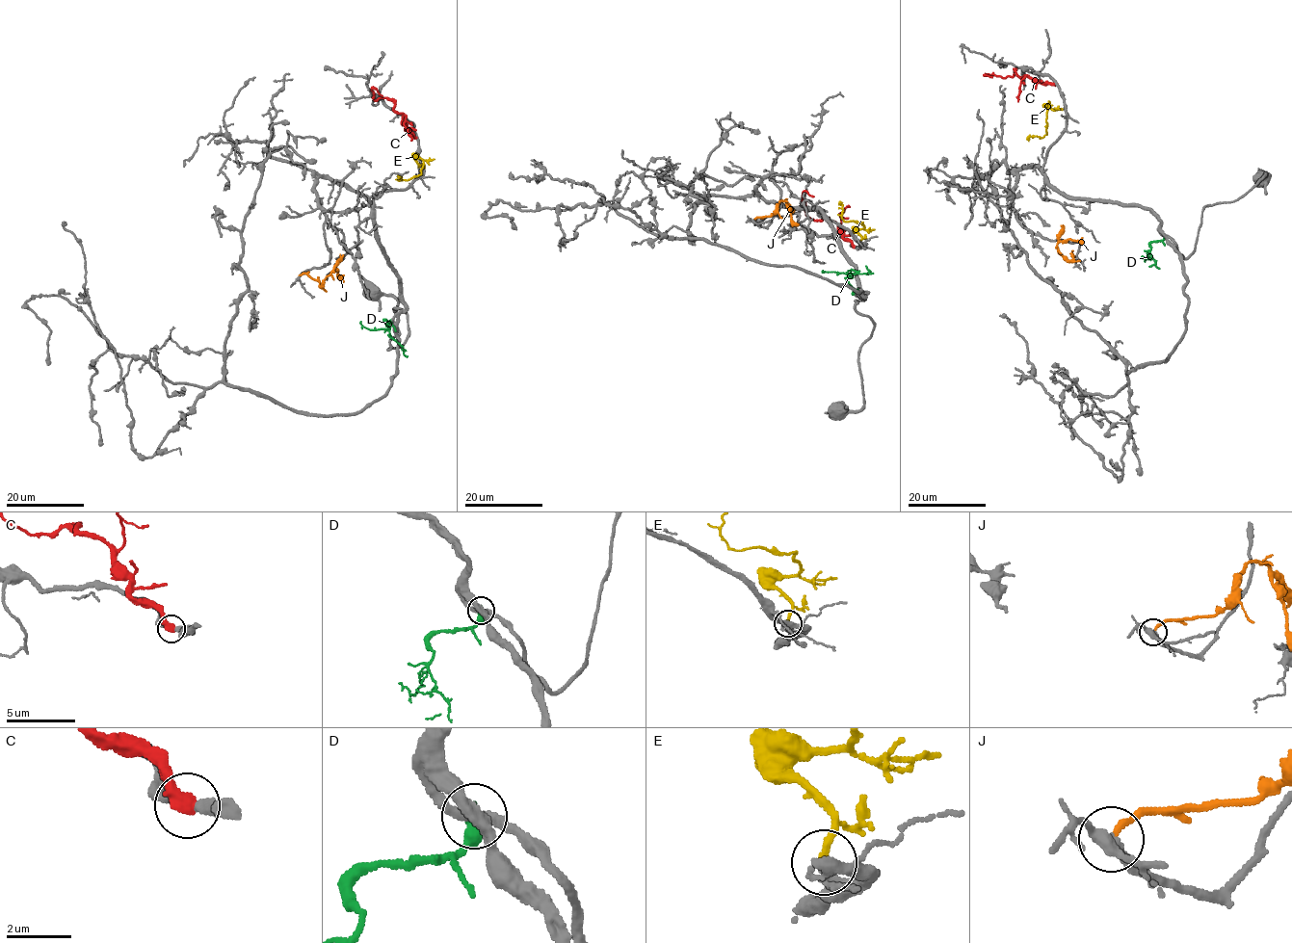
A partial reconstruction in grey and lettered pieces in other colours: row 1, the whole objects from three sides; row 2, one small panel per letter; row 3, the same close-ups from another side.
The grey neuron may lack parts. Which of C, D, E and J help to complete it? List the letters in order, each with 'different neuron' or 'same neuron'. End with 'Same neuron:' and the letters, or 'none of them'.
C: different neuron
D: different neuron
E: same neuron
J: different neuron
Same neuron: E

